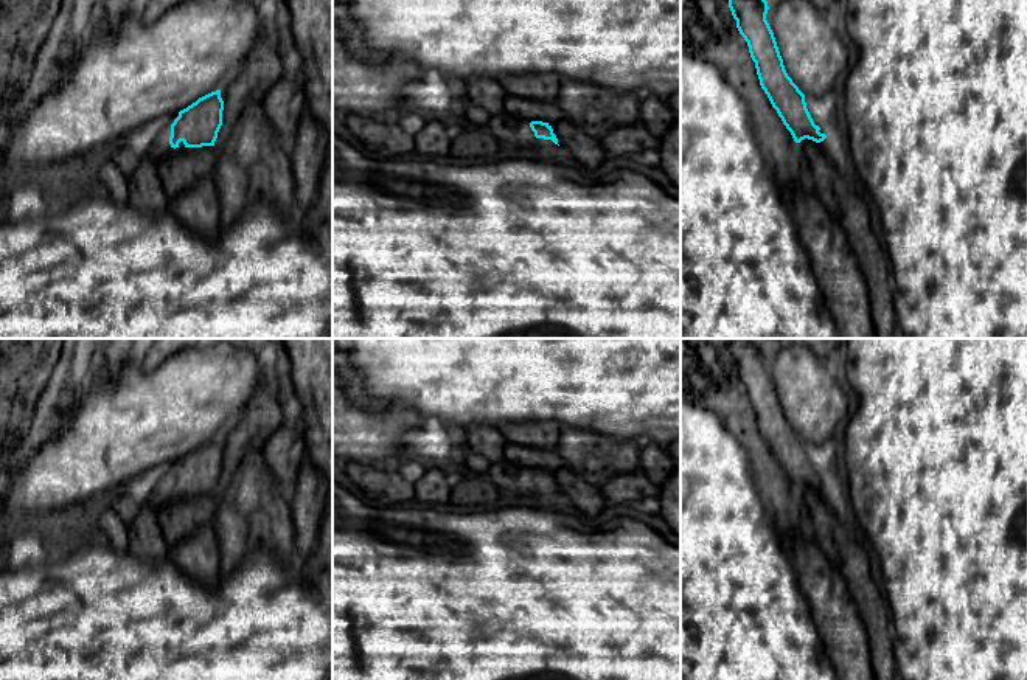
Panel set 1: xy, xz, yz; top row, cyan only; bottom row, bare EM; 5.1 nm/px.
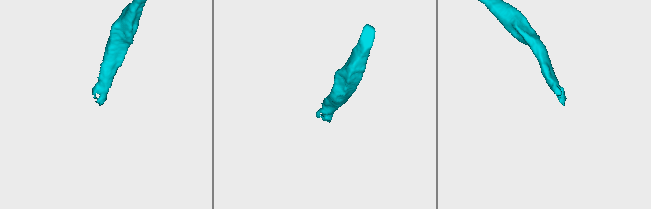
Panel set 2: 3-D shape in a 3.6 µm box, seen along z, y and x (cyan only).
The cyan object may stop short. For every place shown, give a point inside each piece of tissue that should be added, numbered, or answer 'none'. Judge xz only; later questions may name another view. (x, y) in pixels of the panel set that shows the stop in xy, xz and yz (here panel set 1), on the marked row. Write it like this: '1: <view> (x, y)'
1: xz (499, 120)

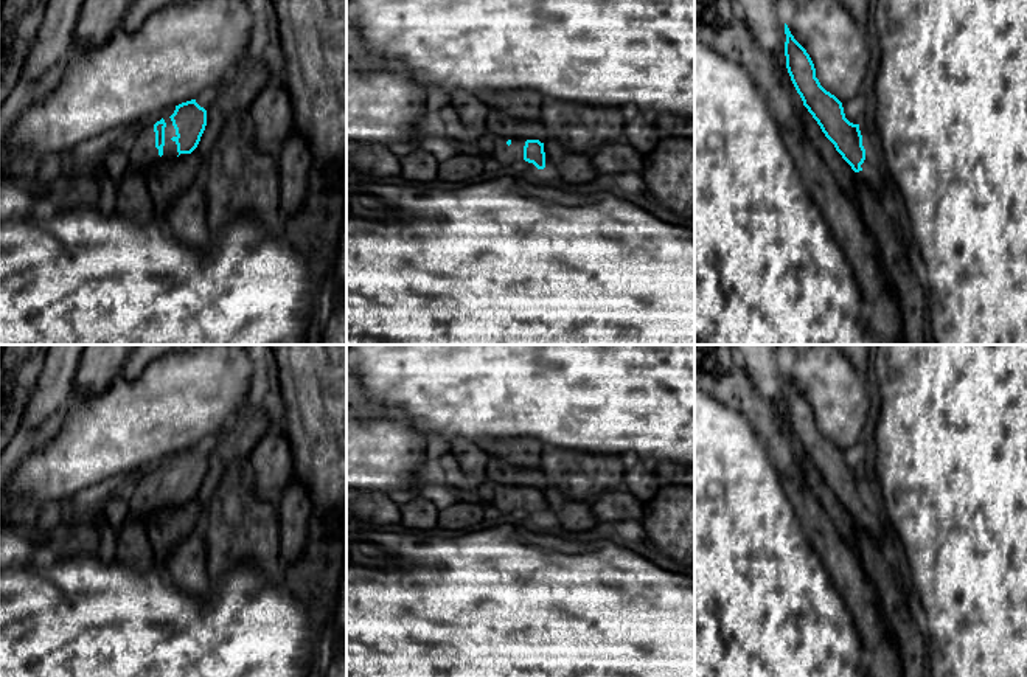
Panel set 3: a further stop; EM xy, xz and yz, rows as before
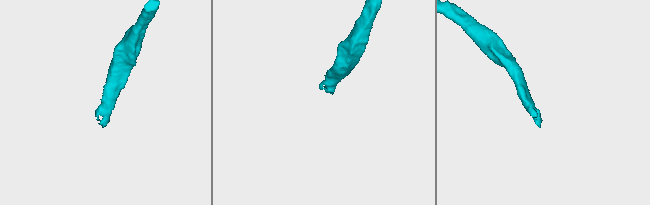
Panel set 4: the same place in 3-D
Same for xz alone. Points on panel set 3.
1: xz (488, 142)

